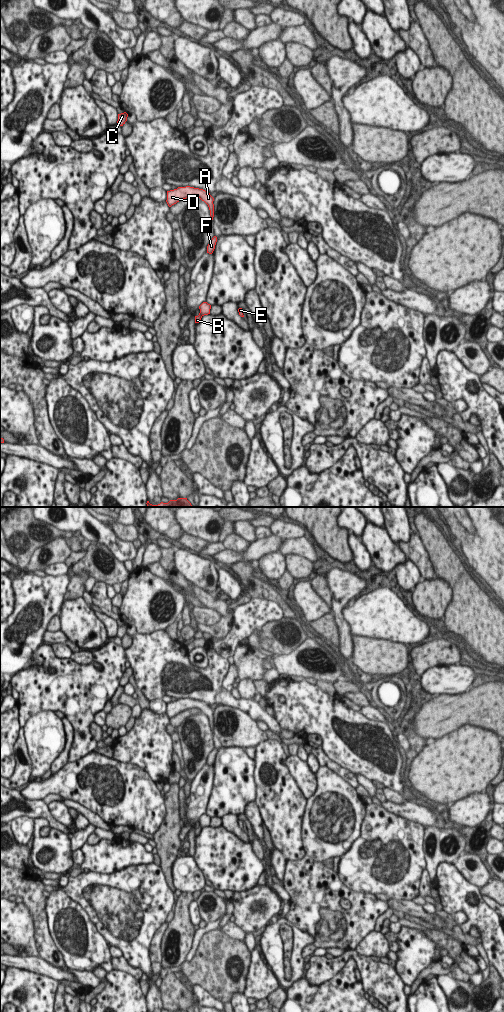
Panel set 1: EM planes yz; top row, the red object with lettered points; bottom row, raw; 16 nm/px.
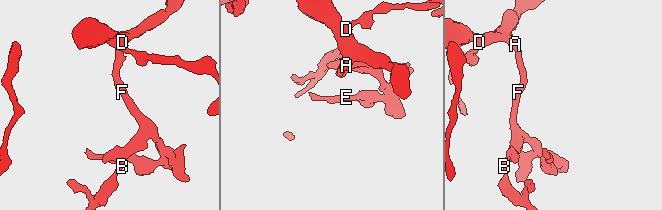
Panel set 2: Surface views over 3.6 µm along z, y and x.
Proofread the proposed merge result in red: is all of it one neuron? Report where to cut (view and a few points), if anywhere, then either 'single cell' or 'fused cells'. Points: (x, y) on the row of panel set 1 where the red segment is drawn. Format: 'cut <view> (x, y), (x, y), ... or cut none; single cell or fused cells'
cut none; single cell

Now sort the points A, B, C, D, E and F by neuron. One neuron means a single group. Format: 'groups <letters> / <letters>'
groups A B C D E F

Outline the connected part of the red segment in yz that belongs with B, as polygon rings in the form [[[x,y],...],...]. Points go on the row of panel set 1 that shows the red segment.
[[[203,302],[200,306],[199,306],[199,309],[200,309],[200,313],[198,316],[195,316],[195,323],[199,323],[201,318],[204,316],[204,315],[208,315],[210,314],[210,309],[211,309],[211,305],[208,304],[207,302]]]

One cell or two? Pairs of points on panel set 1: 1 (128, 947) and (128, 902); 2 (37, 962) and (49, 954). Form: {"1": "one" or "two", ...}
{"1": "one", "2": "two"}

